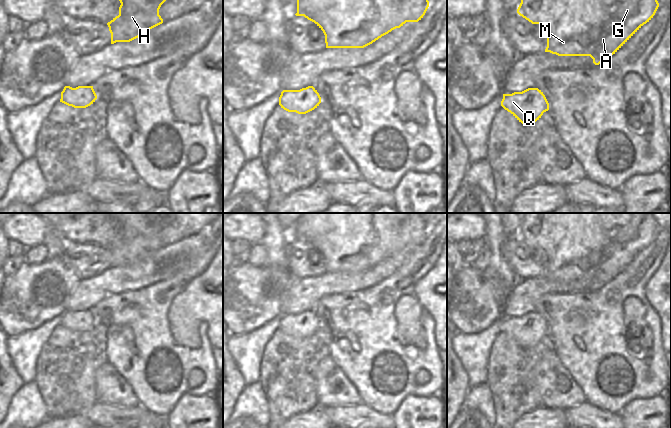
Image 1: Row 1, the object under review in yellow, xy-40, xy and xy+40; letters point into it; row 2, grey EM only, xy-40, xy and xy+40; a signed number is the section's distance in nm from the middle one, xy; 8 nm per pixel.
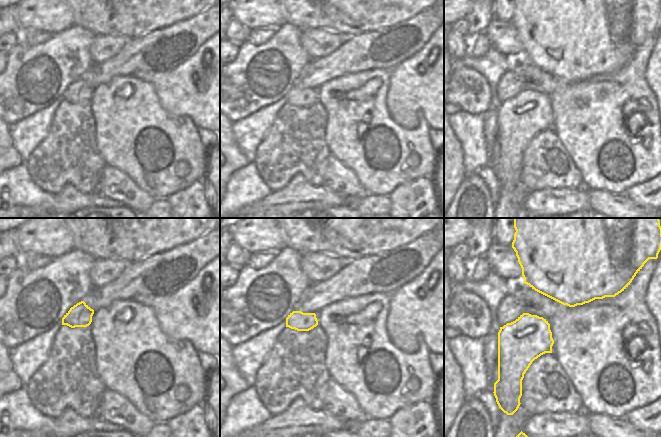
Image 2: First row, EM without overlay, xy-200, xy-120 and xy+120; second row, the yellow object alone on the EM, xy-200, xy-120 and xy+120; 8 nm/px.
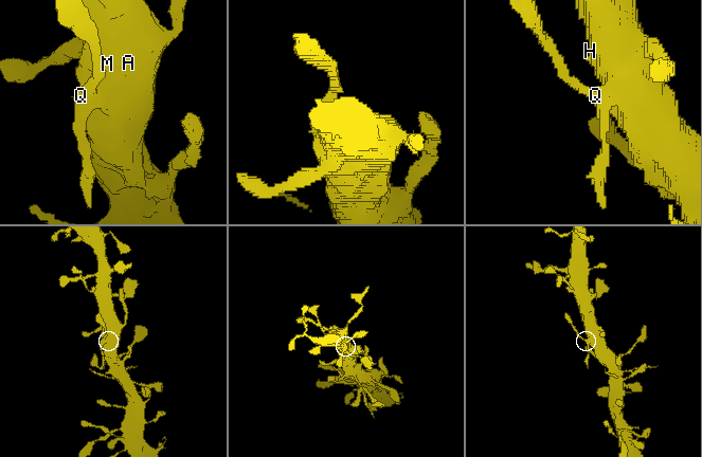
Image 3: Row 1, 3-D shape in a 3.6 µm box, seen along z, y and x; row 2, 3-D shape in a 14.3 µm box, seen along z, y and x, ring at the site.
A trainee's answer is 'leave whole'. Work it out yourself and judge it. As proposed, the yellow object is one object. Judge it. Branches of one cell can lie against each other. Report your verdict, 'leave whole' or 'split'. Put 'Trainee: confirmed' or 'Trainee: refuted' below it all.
leave whole
Trainee: confirmed

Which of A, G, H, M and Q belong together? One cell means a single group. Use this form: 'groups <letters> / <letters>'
groups A G H M Q

